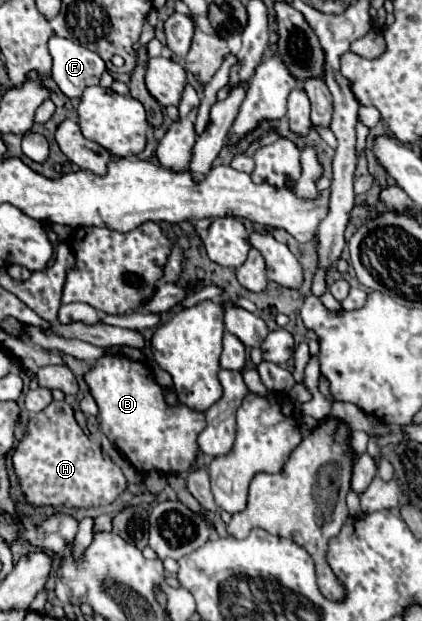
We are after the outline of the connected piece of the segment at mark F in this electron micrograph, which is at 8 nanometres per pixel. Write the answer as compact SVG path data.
M52 37L48 41L48 49L50 49L52 61L54 61L54 65L52 65L52 79L56 81L56 85L60 87L60 91L68 99L78 99L88 85L98 85L100 75L106 71L104 61L100 59L100 55L96 55L94 51L88 51L86 47L76 45L76 43L68 41L68 39Z

